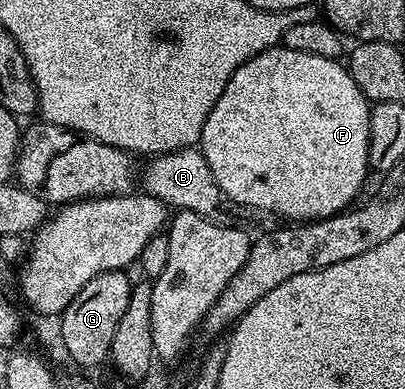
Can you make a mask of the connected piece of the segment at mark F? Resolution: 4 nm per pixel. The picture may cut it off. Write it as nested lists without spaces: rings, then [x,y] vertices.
[[[281,45],[270,47],[232,73],[224,85],[224,93],[220,93],[220,101],[212,105],[212,113],[204,121],[200,150],[208,161],[208,169],[212,169],[212,177],[216,177],[216,185],[232,201],[255,212],[279,215],[282,221],[327,219],[355,202],[353,199],[366,183],[366,175],[371,174],[368,161],[371,106],[351,77],[349,66],[339,60],[296,53],[296,49]]]

